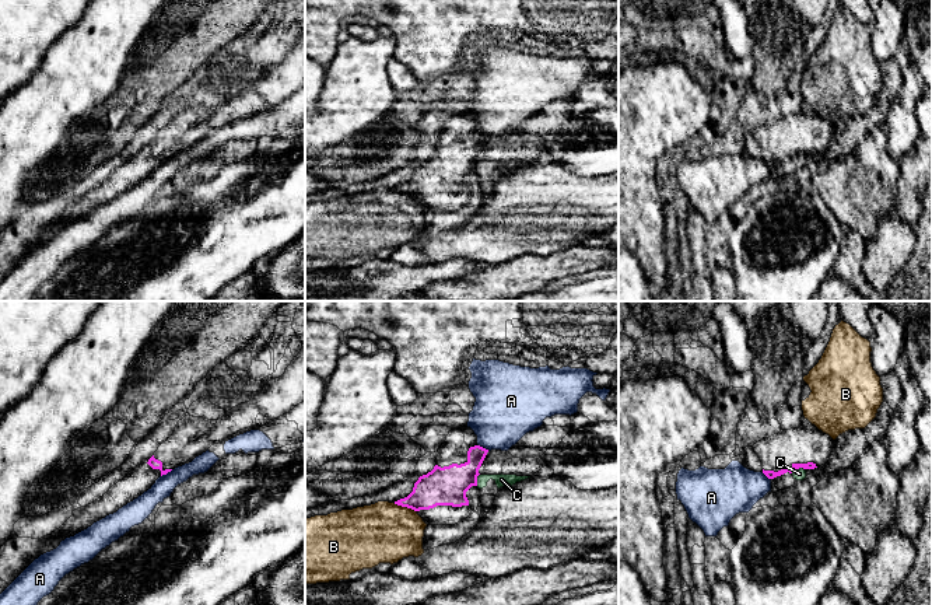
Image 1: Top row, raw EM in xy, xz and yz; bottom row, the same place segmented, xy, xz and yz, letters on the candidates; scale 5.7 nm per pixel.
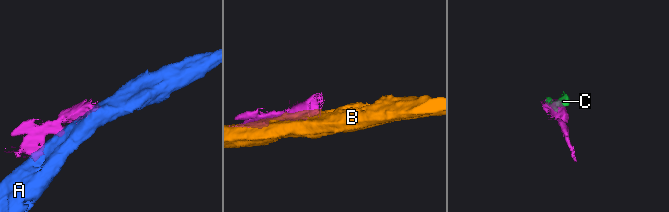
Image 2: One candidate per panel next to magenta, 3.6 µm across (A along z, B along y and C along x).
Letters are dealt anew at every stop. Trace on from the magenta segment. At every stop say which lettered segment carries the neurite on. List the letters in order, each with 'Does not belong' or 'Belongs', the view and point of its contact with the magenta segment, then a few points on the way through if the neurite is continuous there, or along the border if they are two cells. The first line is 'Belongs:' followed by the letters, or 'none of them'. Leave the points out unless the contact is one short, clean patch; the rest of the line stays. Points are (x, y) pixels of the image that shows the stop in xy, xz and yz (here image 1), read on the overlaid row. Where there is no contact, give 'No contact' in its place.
Belongs: none of them
A: Does not belong. Touches magenta at xy (167, 472). Boundary: xy (172, 469), (161, 476)
B: Does not belong. Touches magenta at xz (405, 506). Boundary: xz (393, 503), (416, 511)
C: Does not belong. Touches magenta at yz (796, 468). Boundary: yz (803, 468), (795, 468), (791, 472)

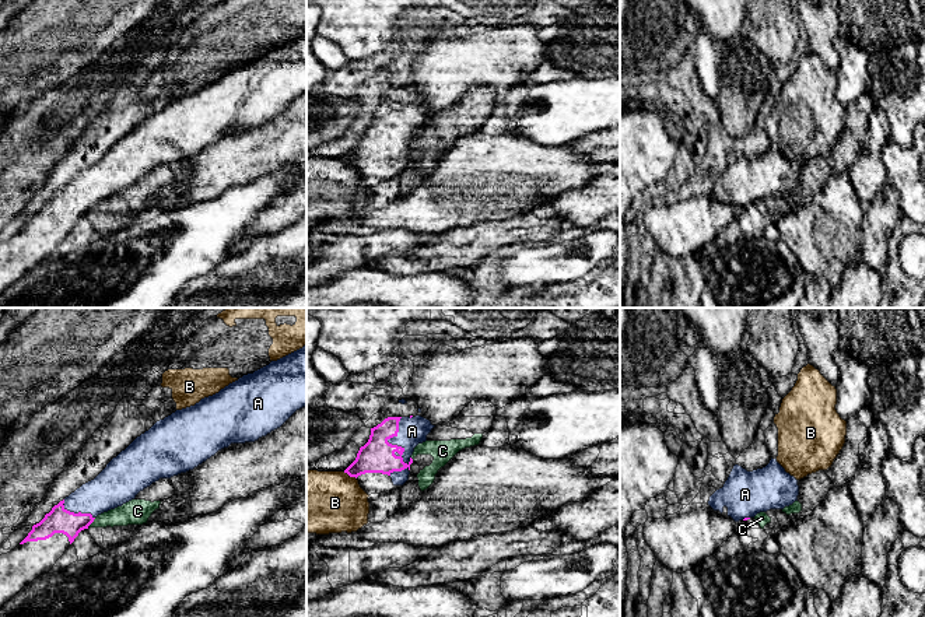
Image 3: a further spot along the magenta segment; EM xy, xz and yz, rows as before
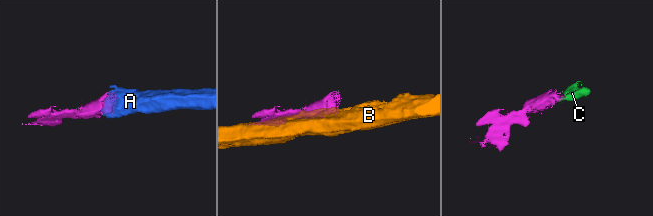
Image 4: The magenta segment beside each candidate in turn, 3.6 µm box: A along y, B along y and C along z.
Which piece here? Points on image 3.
Belongs: A
A: Belongs. Touches magenta at xz (400, 447)
B: Does not belong. Touches magenta at xz (350, 476). Boundary: xz (343, 472), (356, 479)
C: Does not belong. Touches magenta at xy (91, 522). Boundary: xy (95, 518), (87, 526)

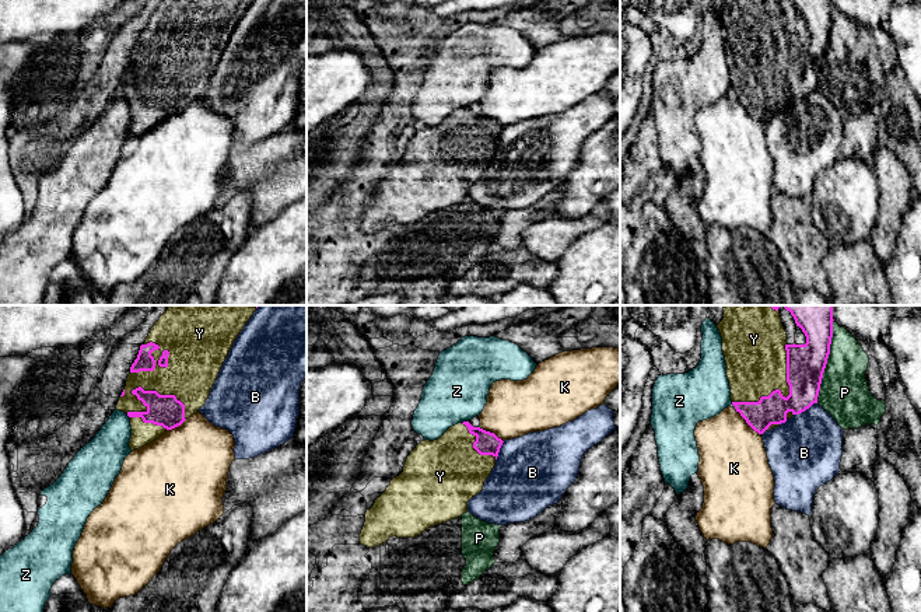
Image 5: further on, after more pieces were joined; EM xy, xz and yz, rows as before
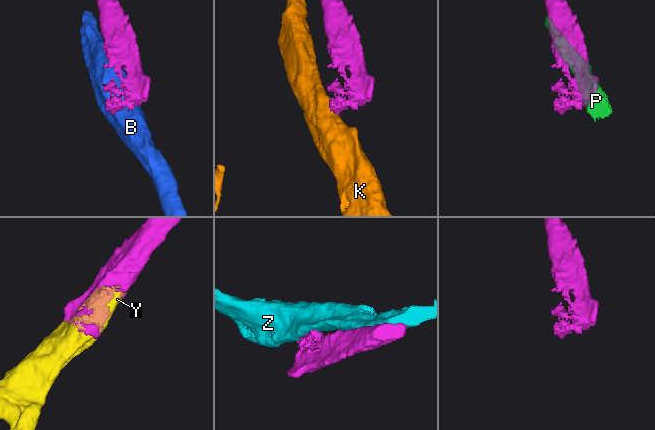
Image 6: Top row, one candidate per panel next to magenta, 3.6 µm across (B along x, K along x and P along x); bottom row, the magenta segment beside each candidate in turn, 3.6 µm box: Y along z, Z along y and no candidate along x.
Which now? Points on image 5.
Belongs: Y
B: Does not belong. Touches magenta at yz (805, 409)
K: Does not belong. Touches magenta at yz (748, 423). Boundary: yz (735, 411), (760, 434)
P: Does not belong. Touches magenta at yz (826, 362)
Y: Belongs. Touches magenta at xy (164, 395)
Z: Does not belong. Touches magenta at xz (465, 422)

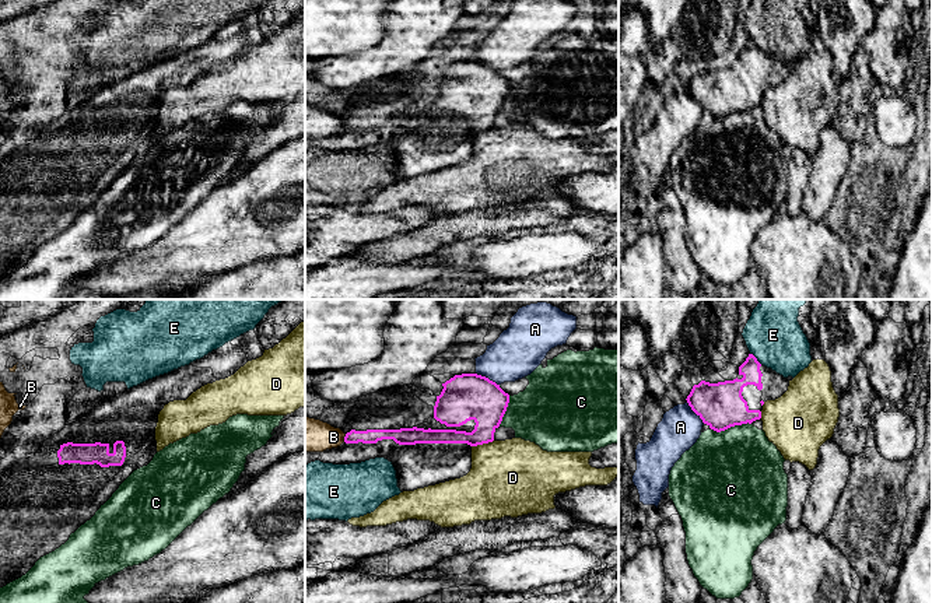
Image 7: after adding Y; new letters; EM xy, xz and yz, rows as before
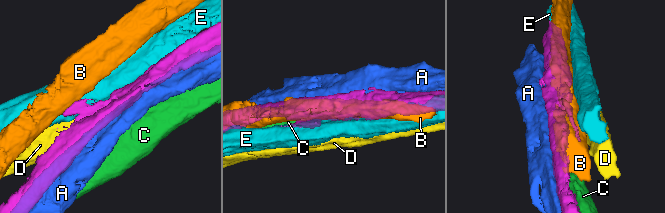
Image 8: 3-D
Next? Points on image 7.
Belongs: none of them
A: Does not belong. Touches magenta at xz (487, 378)
B: Does not belong. Touches magenta at xz (344, 438). Boundary: xz (346, 434), (343, 441)
C: Does not belong. Touches magenta at yz (731, 426)
D: Does not belong. Touches magenta at xz (482, 444)
E: Does not belong. Touches magenta at yz (756, 358)

